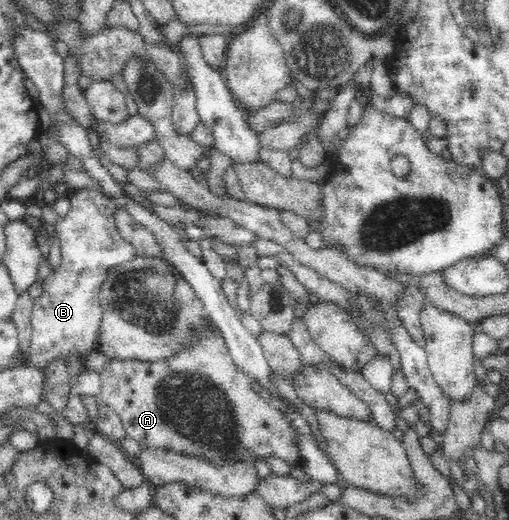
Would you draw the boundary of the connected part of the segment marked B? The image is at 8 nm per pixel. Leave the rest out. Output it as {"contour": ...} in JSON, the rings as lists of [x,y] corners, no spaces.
{"contour":[[[75,189],[68,194],[72,208],[63,219],[55,223],[55,235],[60,242],[61,263],[56,273],[48,273],[41,285],[41,295],[34,299],[31,315],[31,344],[27,364],[42,369],[54,359],[66,359],[68,355],[88,353],[96,349],[96,341],[101,337],[102,308],[100,291],[107,275],[113,267],[132,261],[136,248],[121,238],[115,224],[116,204],[110,197],[98,191]]]}

